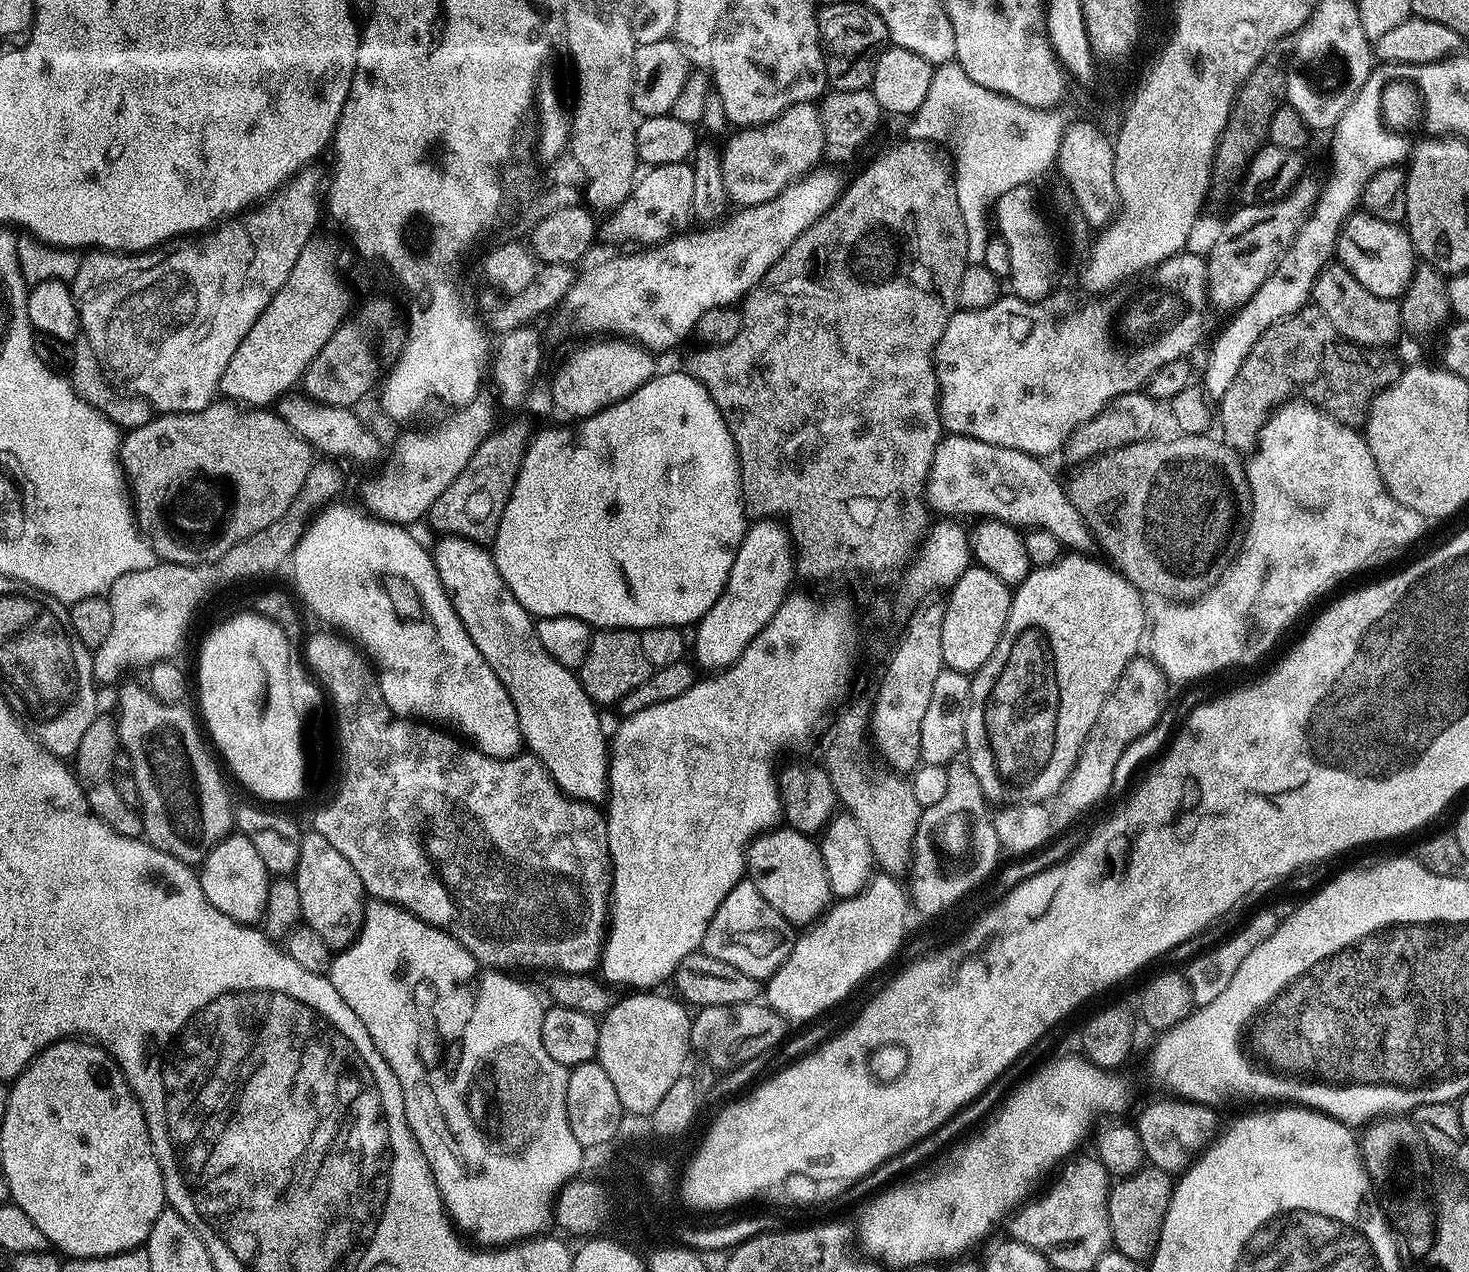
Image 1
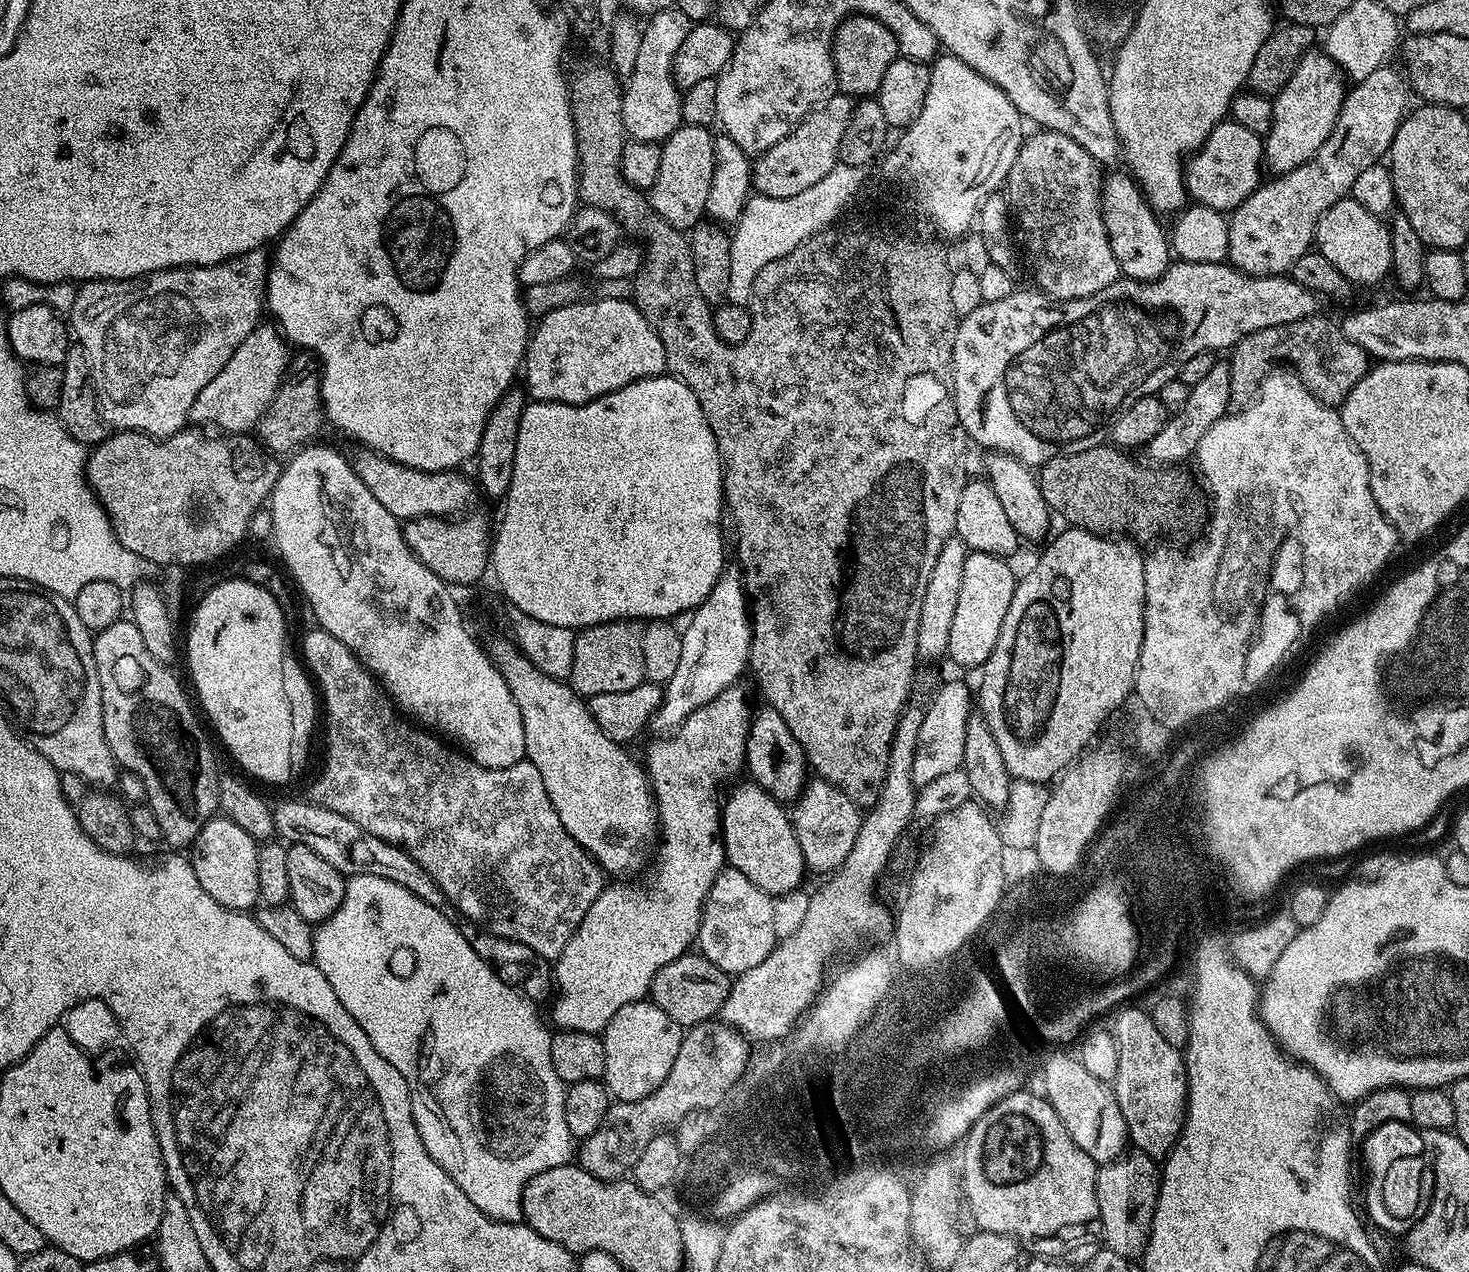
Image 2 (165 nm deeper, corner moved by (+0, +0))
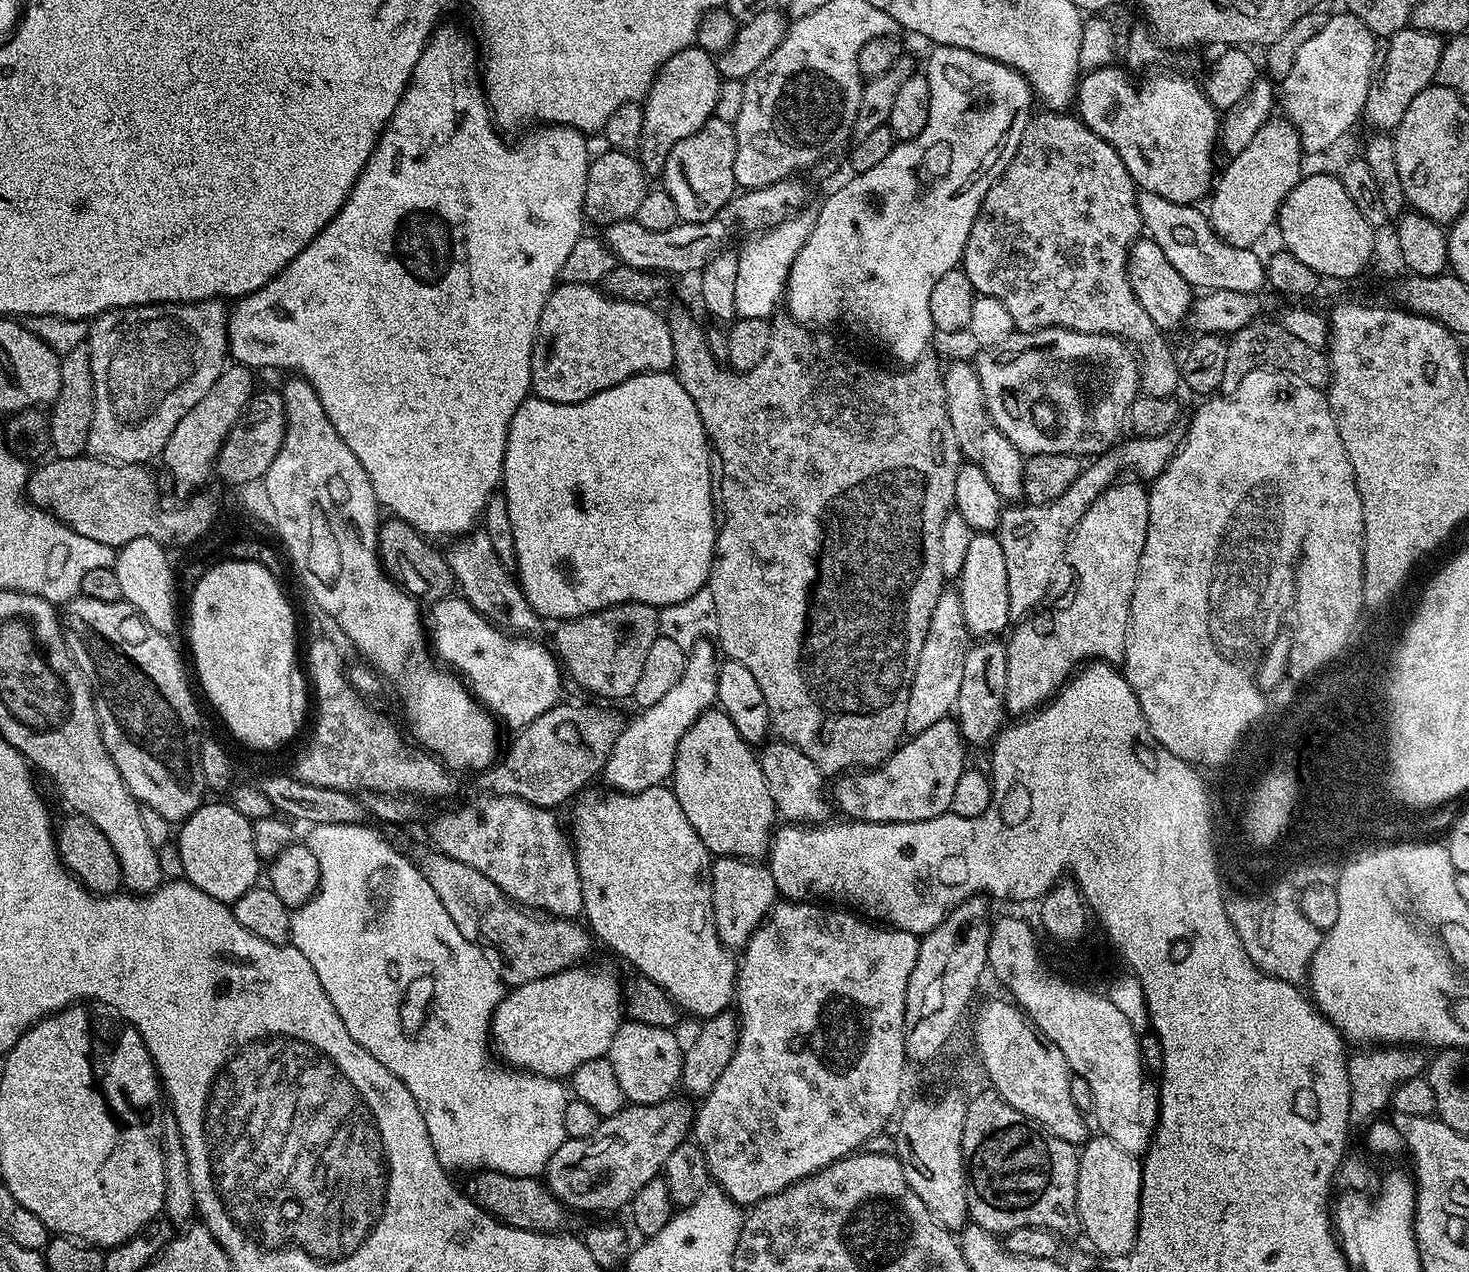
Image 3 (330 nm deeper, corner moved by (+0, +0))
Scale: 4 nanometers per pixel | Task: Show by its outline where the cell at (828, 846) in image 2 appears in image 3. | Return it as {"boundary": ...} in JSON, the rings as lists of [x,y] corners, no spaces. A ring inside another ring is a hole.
{"boundary":[[[779,738],[773,741],[773,744],[765,743],[759,749],[758,755],[762,778],[766,778],[766,786],[770,789],[770,798],[774,798],[777,813],[783,819],[785,816],[785,821],[794,824],[819,826],[825,823],[831,817],[828,815],[834,812],[833,805],[826,795],[826,784],[824,788],[825,773],[821,772],[818,766],[814,766],[814,762],[810,762],[810,758],[802,754],[802,750]]]}

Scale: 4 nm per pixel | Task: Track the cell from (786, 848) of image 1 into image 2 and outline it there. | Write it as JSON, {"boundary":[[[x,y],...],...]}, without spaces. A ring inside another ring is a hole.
{"boundary":[[[755,782],[747,783],[737,783],[737,788],[729,796],[727,793],[722,804],[724,855],[727,863],[746,874],[754,886],[773,898],[779,898],[794,891],[806,877],[802,846],[798,846],[796,829],[792,827],[785,805]]]}

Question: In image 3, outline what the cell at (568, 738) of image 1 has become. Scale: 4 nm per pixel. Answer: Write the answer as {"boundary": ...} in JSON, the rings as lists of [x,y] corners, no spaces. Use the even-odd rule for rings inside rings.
{"boundary":[[[657,786],[631,794],[612,795],[616,796],[588,800],[572,812],[570,836],[582,882],[583,919],[599,943],[601,940],[610,951],[633,964],[639,975],[662,986],[677,1008],[685,1013],[693,1012],[699,1018],[717,1016],[733,1003],[738,964],[733,953],[718,938],[714,926],[714,857],[702,838],[698,838],[694,826],[690,826],[690,818],[682,814],[682,806],[678,806],[678,798],[671,787]]]}

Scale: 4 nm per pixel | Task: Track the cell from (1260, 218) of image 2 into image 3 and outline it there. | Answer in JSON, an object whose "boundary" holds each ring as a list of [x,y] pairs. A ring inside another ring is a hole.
{"boundary":[[[1411,26],[1403,28],[1400,32],[1395,32],[1387,41],[1388,53],[1383,53],[1382,64],[1384,60],[1384,72],[1380,70],[1373,71],[1372,81],[1368,83],[1368,97],[1364,103],[1363,119],[1369,120],[1373,124],[1373,129],[1384,130],[1389,126],[1399,124],[1402,114],[1406,114],[1406,106],[1410,106],[1410,102],[1423,90],[1433,83],[1436,79],[1436,67],[1440,61],[1440,55],[1445,46],[1445,41],[1434,32],[1420,32]]]}

